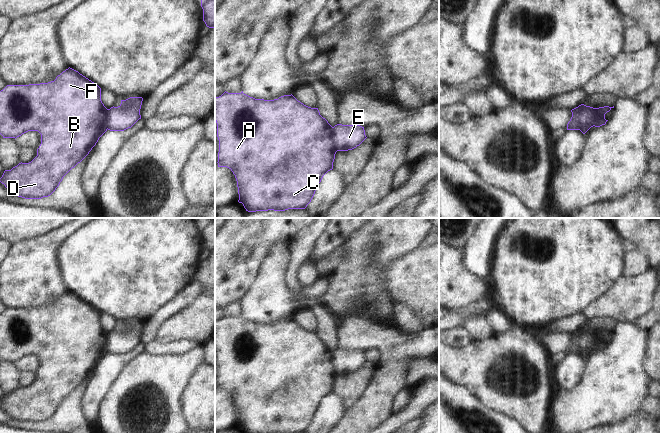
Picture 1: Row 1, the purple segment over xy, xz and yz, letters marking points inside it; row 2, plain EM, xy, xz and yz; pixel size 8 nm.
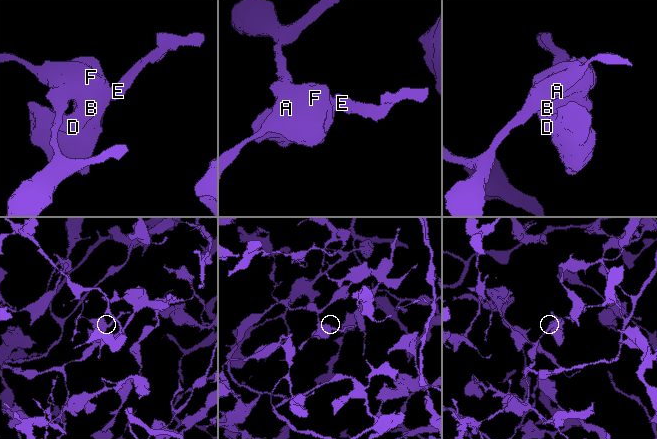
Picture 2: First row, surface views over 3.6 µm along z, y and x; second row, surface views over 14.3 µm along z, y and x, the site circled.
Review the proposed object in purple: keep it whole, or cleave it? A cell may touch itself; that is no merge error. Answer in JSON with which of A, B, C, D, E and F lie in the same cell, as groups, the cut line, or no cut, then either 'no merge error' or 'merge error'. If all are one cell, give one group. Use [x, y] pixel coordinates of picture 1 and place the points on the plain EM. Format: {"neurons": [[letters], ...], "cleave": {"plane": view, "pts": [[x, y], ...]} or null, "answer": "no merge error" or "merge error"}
{"neurons": [["A", "B", "C", "D", "F"], ["E"]], "cleave": {"plane": "yz", "pts": [[581, 328], [586, 331], [588, 336], [589, 352], [585, 356]]}, "answer": "merge error"}

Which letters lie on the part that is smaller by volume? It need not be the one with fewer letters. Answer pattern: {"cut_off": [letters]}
{"cut_off": ["E"]}

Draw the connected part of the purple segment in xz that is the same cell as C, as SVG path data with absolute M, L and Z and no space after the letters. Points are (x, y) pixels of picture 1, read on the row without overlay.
M224 316L215 322L215 345L219 364L218 391L227 391L235 399L239 418L239 427L245 433L305 433L311 426L323 400L333 393L337 376L333 368L333 351L320 339L318 332L311 332L298 325L292 318L274 324L255 323L243 317Z

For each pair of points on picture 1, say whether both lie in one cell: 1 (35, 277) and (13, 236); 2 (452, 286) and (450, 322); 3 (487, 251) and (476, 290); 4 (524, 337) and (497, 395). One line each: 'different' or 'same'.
1: different
2: different
3: different
4: same

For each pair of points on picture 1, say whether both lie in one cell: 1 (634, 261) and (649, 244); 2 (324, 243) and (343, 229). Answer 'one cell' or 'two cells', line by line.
1: two cells
2: one cell

